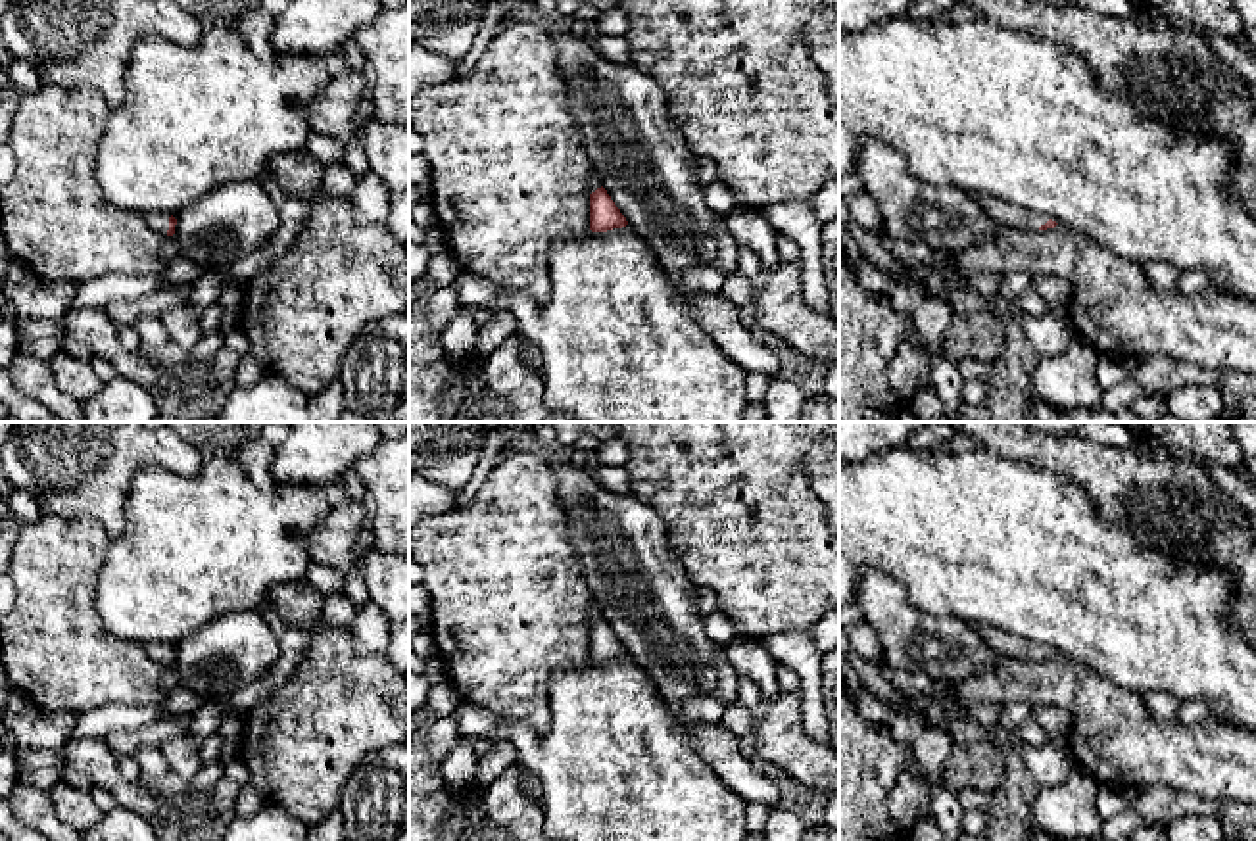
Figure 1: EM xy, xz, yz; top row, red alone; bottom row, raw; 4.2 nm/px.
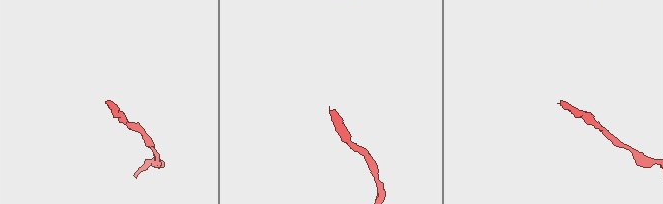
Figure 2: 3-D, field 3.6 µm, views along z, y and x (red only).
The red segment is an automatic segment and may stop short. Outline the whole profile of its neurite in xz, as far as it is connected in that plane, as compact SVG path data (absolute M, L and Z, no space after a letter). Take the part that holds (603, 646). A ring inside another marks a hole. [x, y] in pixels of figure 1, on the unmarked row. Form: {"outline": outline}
{"outline": "M595 599L588 607L588 620L592 622L590 624L590 661L592 662L607 662L628 655L626 647L620 643L620 639L615 636L615 632L603 618Z"}

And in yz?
{"outline": "M968 622L968 624L981 636L985 645L995 649L997 653L1022 659L1022 661L1037 661L1037 659L1047 661L1058 655L1056 651L1045 645L1039 645L1016 634L1008 634L997 626L981 624L981 622Z"}

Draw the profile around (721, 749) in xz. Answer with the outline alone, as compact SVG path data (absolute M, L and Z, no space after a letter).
M668 703L668 707L682 718L693 749L745 803L762 803L774 808L782 801L778 785L749 762L739 737L722 724L686 718L676 703Z

